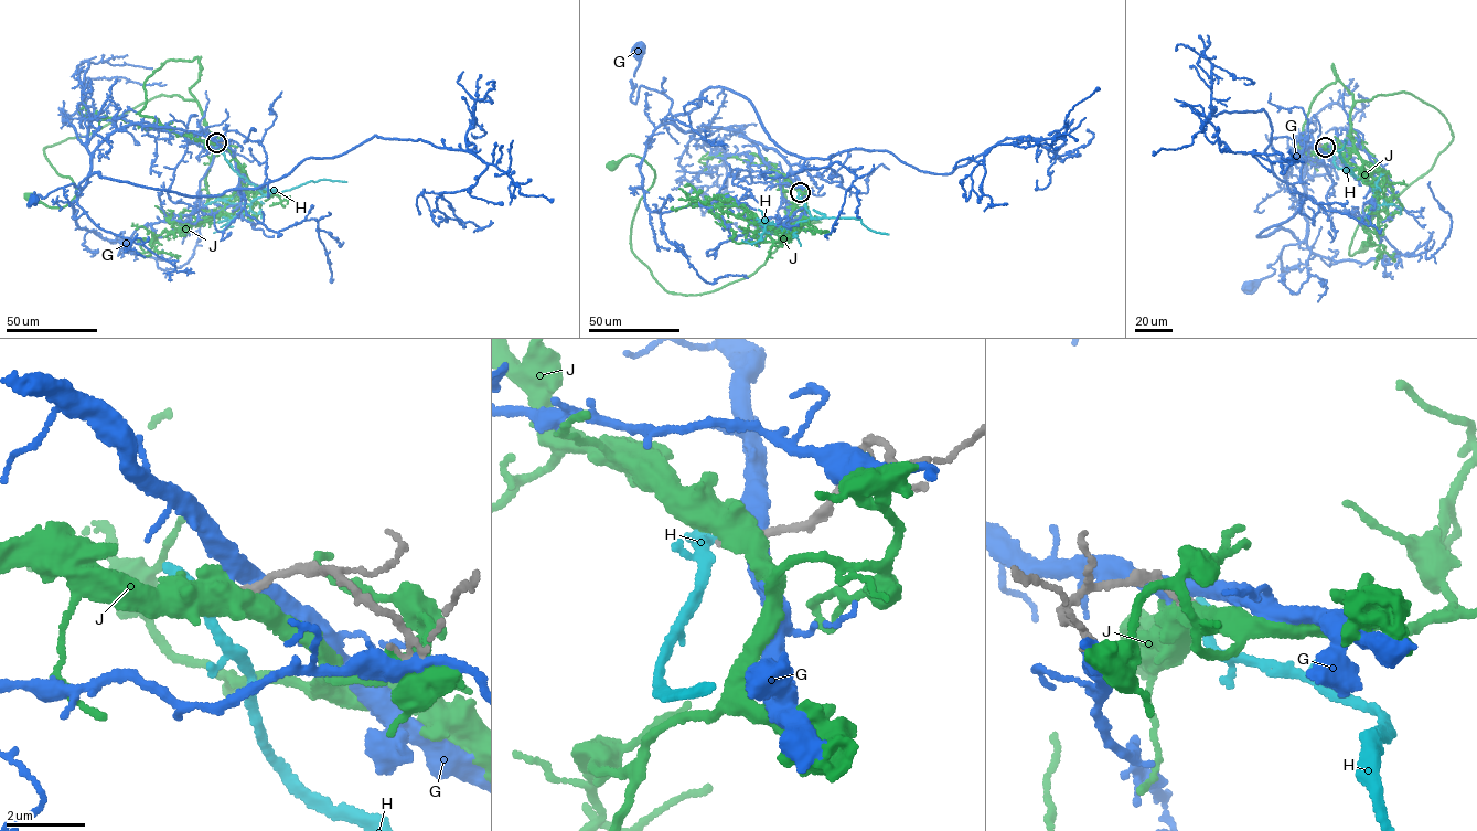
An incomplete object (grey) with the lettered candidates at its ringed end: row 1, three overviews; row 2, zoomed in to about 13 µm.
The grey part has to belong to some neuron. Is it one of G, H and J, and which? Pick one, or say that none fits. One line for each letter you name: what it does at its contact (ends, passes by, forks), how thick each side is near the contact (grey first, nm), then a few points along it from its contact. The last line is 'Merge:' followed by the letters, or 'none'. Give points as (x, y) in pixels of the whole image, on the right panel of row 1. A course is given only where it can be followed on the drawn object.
H: it passes by; 320 nm thick on the grey side, 240 nm on the other; it runs (1325, 147), (1333, 151), (1338, 168), (1352, 174), (1338, 151), (1345, 139)
Merge: H

